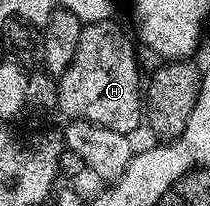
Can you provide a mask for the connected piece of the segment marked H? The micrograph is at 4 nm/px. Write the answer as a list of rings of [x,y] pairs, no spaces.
[[[113,19],[110,21],[90,21],[83,26],[81,31],[81,39],[78,42],[78,49],[74,54],[74,59],[70,63],[67,70],[64,73],[59,74],[57,85],[57,103],[59,112],[65,113],[65,118],[74,121],[89,121],[94,123],[98,127],[106,127],[110,131],[118,131],[119,133],[126,133],[129,135],[135,134],[135,129],[139,127],[140,121],[142,125],[142,77],[140,81],[140,61],[136,58],[136,45],[137,42],[134,40],[133,34],[123,29],[119,25],[119,20]]]

